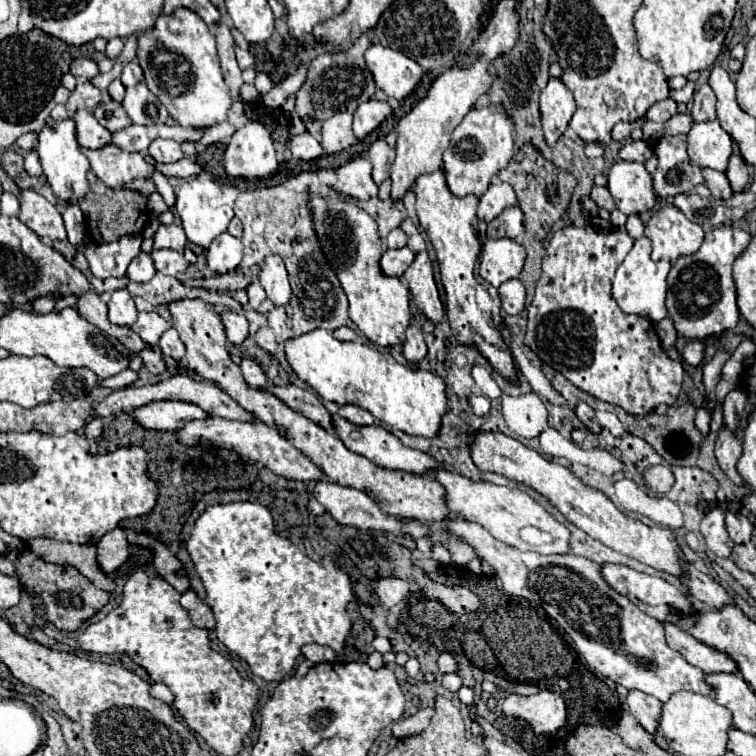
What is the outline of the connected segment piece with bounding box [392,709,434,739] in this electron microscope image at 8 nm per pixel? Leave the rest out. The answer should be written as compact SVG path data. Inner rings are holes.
M420 709L420 711L416 711L414 715L396 721L396 723L392 725L394 737L398 737L398 739L400 739L400 737L410 737L410 735L416 735L416 733L424 731L424 727L428 725L428 721L430 721L432 715L434 715L434 709Z

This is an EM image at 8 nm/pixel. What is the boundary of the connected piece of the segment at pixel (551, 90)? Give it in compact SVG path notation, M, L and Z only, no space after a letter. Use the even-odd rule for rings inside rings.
M550 77L546 89L540 93L540 113L542 127L548 143L556 143L556 139L568 127L570 117L576 111L576 101L572 91L562 83L560 77Z

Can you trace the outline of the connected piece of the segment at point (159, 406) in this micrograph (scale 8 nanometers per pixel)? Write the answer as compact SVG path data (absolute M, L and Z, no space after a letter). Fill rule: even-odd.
M184 401L148 403L144 407L136 407L128 413L144 429L156 429L156 431L176 431L186 421L208 417L208 413L204 413L200 407L196 407L192 403L184 403Z

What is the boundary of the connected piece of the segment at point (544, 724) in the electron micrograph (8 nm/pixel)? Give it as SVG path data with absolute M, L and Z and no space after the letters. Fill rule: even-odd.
M540 691L536 695L508 695L502 701L502 711L508 717L520 717L528 721L536 735L552 735L567 723L564 700L554 691Z

